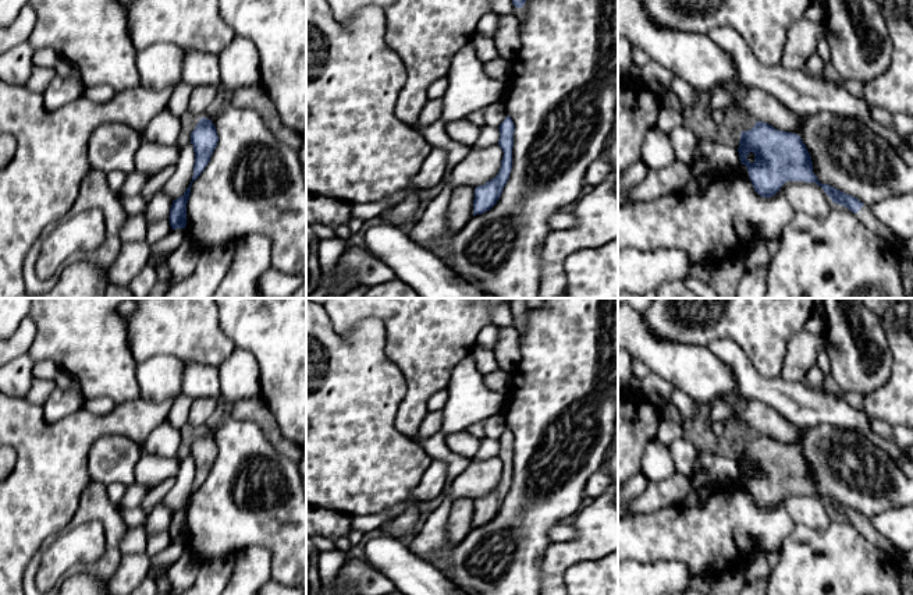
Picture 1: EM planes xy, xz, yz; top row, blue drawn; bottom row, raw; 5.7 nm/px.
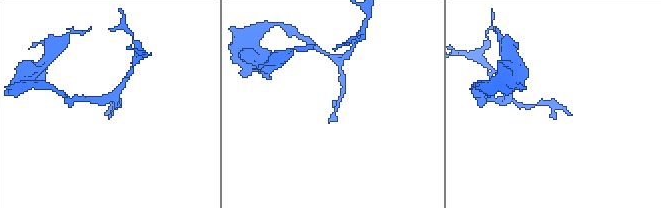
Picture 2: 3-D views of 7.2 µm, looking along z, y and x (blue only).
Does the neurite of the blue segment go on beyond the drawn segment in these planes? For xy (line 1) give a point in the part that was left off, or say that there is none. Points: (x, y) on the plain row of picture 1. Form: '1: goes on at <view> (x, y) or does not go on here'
1: does not go on here

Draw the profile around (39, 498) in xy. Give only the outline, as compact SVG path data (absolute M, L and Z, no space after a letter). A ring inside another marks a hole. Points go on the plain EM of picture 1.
M0 393L0 447L8 446L17 456L13 471L0 482L0 595L25 595L22 578L31 559L50 535L63 532L74 518L92 481L88 458L93 442L107 435L124 435L142 446L152 431L167 419L173 400L154 403L138 399L117 404L106 415L81 408L49 422L42 405Z

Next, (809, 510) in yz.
M786 493L782 499L786 513L796 525L827 528L834 518L831 510L816 495Z

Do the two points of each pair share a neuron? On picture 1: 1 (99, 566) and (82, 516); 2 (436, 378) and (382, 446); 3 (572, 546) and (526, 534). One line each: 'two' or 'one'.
1: one
2: two
3: two

